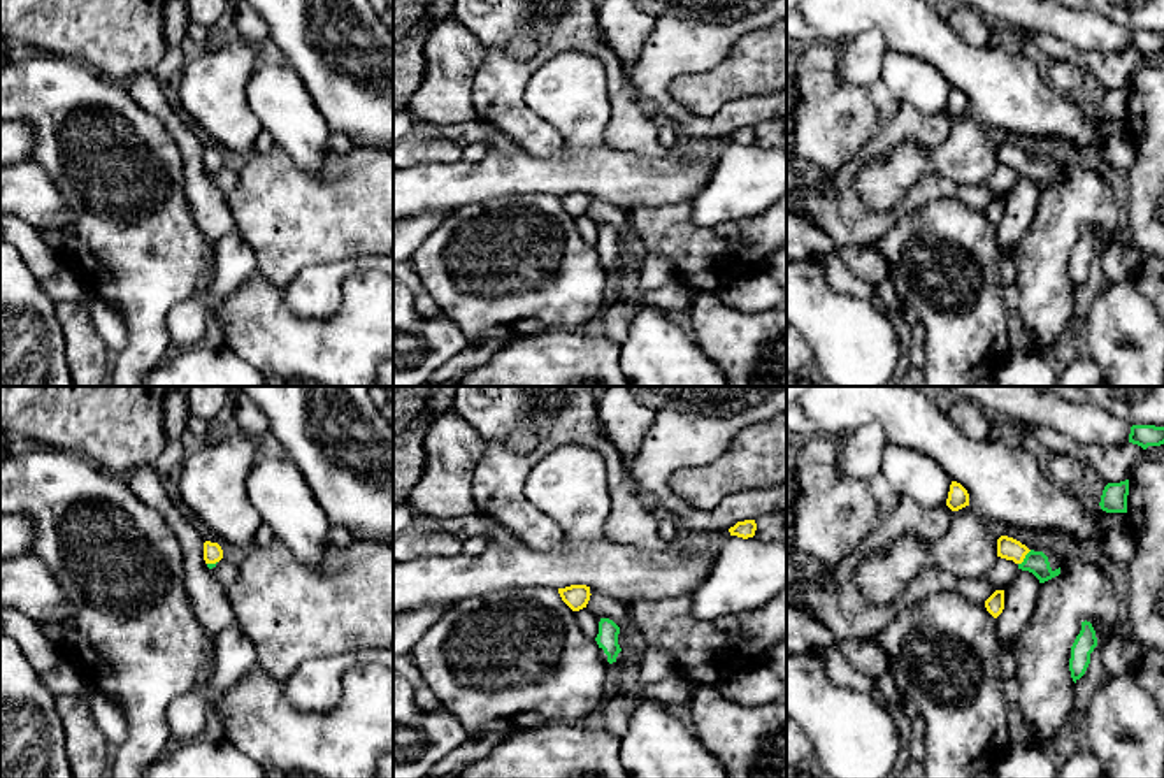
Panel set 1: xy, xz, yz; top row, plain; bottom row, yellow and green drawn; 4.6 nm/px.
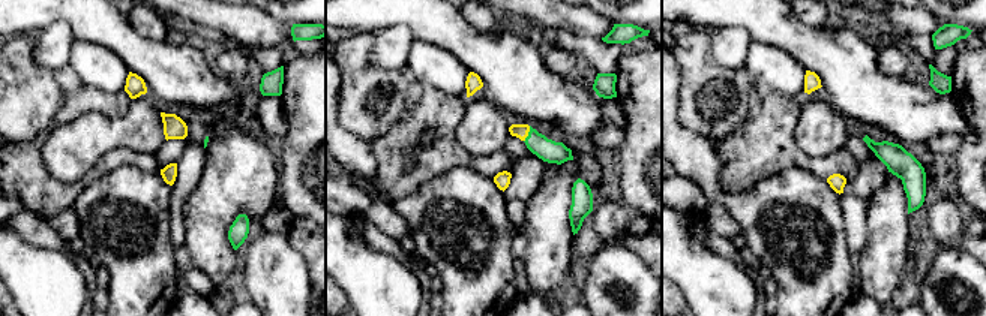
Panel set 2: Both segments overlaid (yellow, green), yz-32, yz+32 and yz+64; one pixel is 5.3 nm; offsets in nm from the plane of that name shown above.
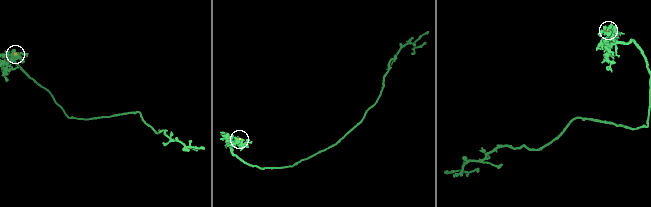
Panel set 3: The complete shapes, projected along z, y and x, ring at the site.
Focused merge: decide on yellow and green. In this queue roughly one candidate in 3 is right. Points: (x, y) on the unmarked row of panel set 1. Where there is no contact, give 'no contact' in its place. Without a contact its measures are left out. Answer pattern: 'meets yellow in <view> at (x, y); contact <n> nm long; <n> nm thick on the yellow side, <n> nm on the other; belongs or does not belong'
meets yellow in yz at (1024, 164); contact 90 nm long; 100 nm thick on the yellow side, 110 nm on the other; belongs

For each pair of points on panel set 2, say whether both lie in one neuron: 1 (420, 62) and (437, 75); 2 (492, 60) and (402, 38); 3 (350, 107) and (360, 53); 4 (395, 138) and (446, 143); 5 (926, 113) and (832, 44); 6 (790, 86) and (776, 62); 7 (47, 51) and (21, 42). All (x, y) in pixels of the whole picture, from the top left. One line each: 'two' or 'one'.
1: one
2: two
3: one
4: one
5: one
6: one
7: two

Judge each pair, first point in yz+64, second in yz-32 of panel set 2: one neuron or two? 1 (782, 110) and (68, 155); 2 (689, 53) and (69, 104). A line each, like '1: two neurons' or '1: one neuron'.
1: two neurons
2: two neurons

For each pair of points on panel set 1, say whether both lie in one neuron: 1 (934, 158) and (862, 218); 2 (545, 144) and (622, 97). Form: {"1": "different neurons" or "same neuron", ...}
{"1": "different neurons", "2": "same neuron"}

